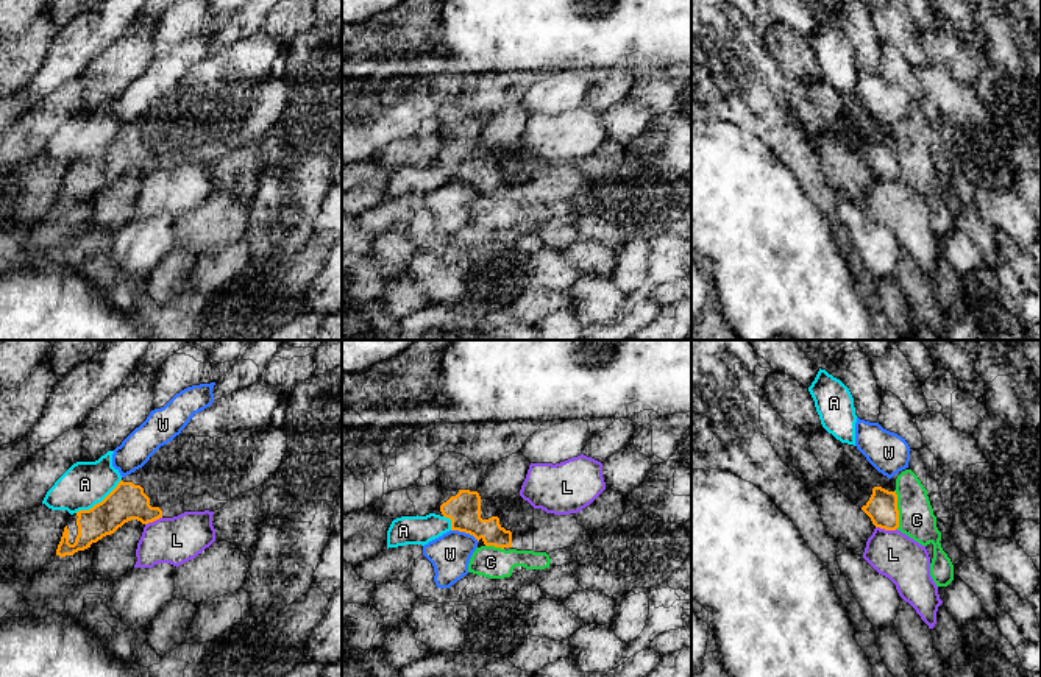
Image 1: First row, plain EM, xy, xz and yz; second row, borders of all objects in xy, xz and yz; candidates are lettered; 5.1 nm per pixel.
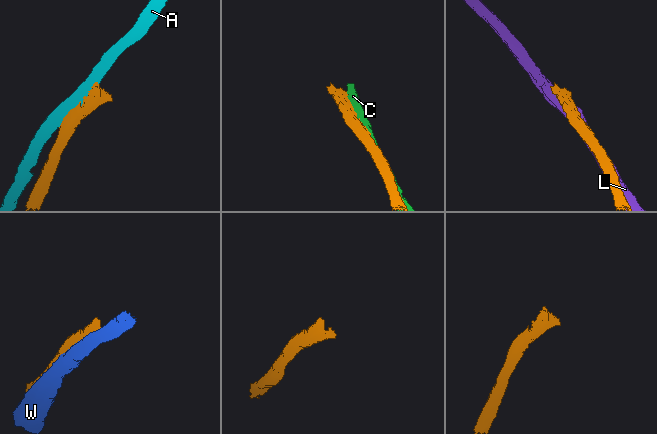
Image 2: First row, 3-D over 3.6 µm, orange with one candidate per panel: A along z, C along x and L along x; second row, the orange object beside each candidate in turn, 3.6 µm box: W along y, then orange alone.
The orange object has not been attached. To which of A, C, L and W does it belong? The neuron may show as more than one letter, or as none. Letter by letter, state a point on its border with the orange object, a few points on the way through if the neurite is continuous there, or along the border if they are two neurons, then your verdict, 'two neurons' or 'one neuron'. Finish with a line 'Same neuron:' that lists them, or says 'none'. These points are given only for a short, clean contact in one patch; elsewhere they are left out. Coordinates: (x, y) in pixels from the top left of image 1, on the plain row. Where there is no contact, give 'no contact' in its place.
A: xy (99, 153) | two neurons
C: yz (896, 159) | two neurons
L: yz (887, 180) | along yz (876, 177), (896, 180) | two neurons
W: xz (465, 183) | two neurons
Same neuron: none

